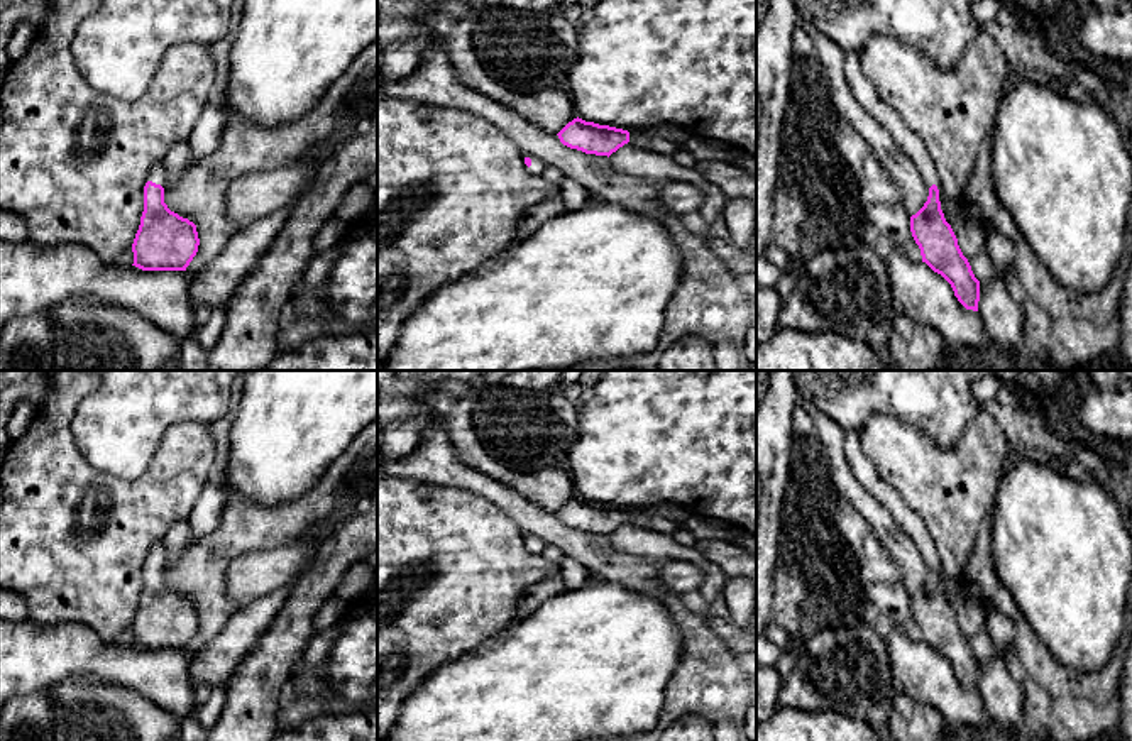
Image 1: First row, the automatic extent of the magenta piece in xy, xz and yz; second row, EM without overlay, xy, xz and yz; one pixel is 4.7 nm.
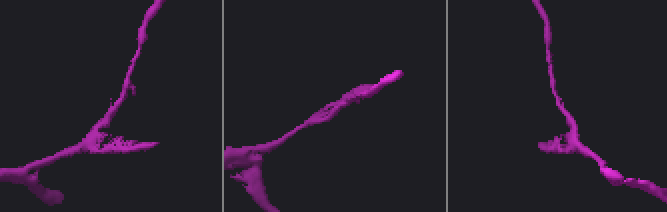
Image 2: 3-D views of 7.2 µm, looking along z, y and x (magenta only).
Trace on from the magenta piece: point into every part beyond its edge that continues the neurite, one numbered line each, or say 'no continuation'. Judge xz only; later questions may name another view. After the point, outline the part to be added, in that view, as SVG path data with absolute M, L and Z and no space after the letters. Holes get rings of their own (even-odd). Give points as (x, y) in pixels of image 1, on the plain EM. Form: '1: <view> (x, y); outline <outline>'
1: xz (537, 545); outline M530 535L530 538L531 538L531 545L528 546L525 543L526 550L531 553L541 553L547 543L541 538L538 538L536 535Z

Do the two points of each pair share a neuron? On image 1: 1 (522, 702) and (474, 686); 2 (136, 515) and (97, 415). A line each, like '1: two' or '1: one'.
1: one
2: two

